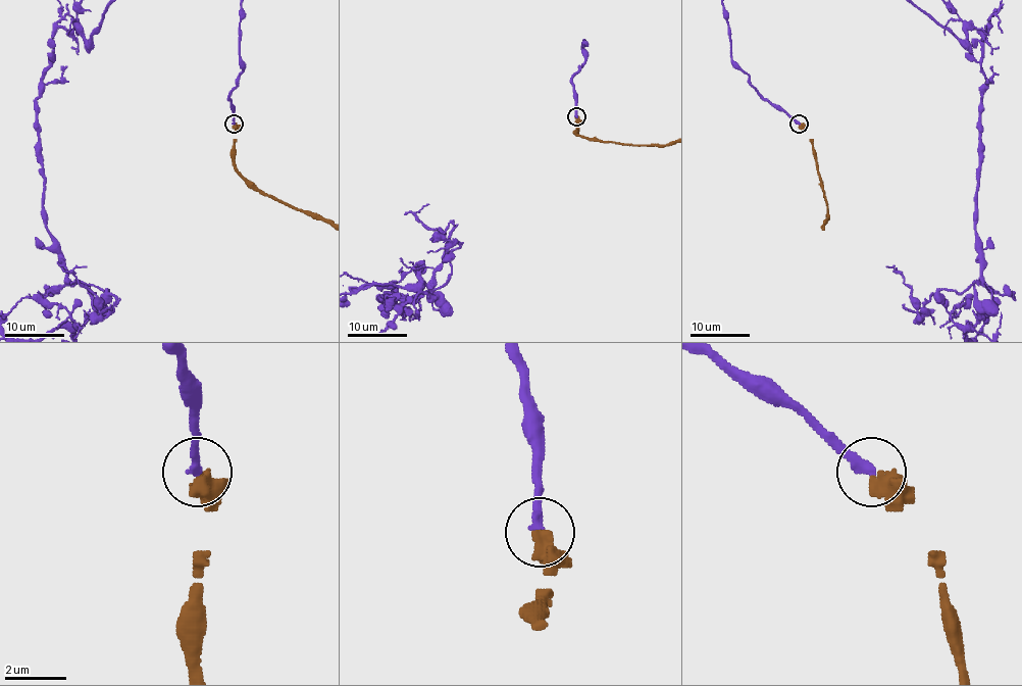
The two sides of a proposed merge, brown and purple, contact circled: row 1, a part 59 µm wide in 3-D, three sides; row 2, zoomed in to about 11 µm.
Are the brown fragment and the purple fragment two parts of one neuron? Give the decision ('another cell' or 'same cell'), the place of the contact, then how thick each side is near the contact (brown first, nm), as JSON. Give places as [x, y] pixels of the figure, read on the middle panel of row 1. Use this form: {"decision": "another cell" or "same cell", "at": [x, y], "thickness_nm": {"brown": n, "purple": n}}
{"decision": "same cell", "at": [576, 116], "thickness_nm": {"brown": 550, "purple": 320}}

